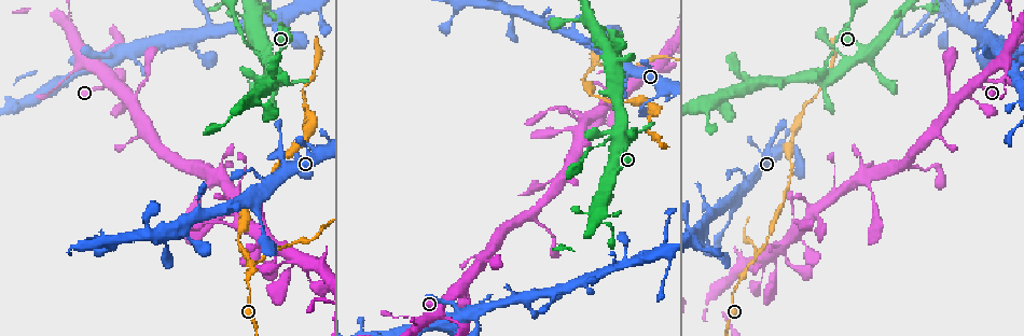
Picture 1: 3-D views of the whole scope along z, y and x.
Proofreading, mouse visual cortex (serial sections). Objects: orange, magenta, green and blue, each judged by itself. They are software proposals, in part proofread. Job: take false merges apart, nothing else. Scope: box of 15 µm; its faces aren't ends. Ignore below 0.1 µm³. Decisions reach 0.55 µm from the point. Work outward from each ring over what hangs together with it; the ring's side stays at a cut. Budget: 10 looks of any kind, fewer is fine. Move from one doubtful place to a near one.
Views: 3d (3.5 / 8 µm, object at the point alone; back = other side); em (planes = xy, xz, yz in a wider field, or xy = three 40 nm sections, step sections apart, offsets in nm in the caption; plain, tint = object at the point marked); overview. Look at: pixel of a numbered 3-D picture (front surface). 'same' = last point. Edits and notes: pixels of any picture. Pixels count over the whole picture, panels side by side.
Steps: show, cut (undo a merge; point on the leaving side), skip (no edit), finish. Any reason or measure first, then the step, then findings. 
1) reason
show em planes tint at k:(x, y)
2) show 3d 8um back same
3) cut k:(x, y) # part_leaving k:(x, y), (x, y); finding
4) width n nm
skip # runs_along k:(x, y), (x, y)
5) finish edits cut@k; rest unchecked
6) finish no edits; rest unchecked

sudden change in width
show 3d 3.5um at 1:(456, 321)

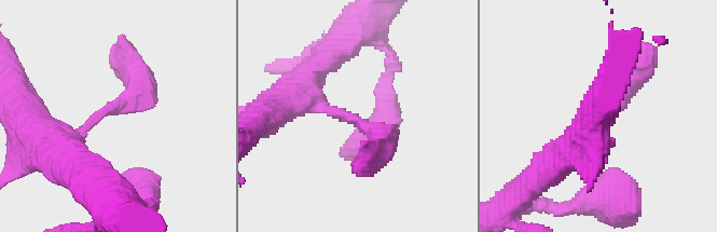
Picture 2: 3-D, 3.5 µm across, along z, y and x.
arm_widths 150, 400 nm
show em planes tint at 2:(122, 106)

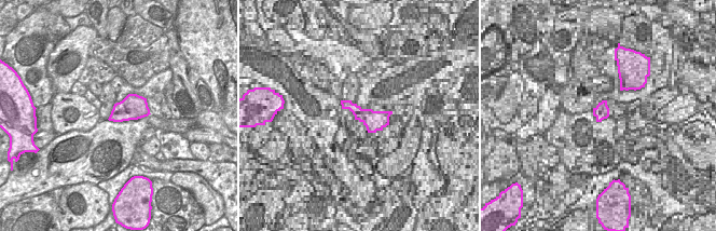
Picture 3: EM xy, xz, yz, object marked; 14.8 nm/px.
width 380 nm
skip # runs_along 2:(65, 140), (138, 91), (125, 51); one cell here

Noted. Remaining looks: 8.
thick turns thin
show 3d 3.5um at 1:(612, 133)

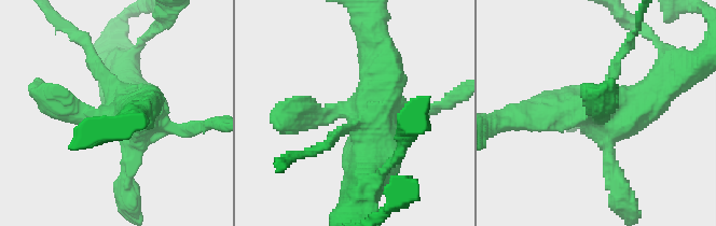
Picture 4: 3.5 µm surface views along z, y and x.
need the tissue
show em xy step 1 tint at 4:(360, 112)

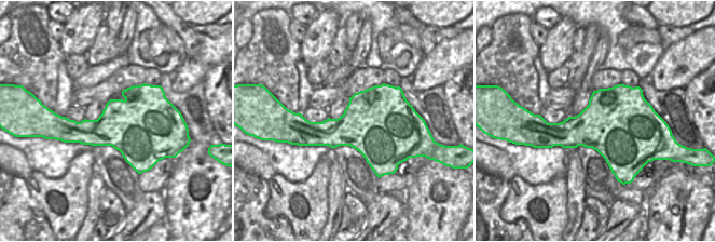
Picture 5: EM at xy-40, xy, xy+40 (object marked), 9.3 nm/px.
skip # all the same cell

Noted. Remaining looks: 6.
three arms meet
show 3d 3.5um at 1:(597, 62)

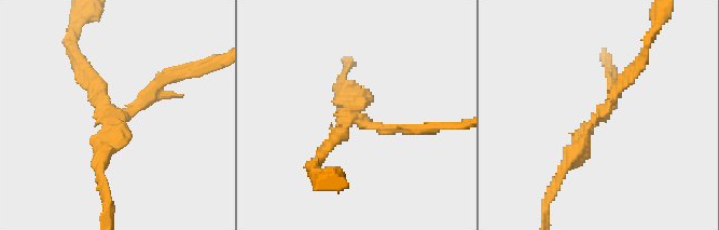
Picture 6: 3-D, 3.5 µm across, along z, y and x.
arms 3; arm_widths 150, 150, 200 nm; need the tissue
show em xy step 5 tint at 6:(108, 119)

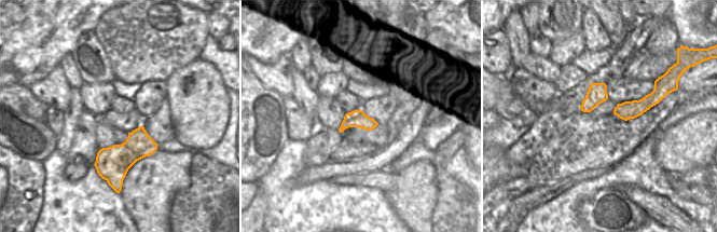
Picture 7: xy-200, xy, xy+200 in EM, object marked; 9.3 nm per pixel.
cut 6:(151, 99) # two cells meet here

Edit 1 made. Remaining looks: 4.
a fork
show 3d 3.5um at 1:(737, 200)

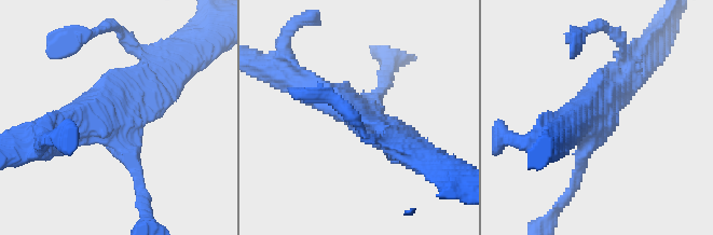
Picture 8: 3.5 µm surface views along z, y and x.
shape alone is not enough
show em xy step 3 tint at 8:(121, 113)

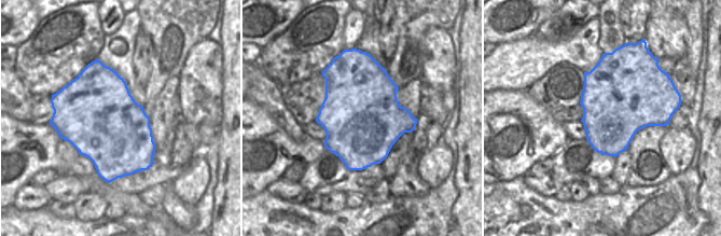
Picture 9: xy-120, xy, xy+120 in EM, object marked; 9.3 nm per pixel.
cut it another way
show em xy step 2 tint same

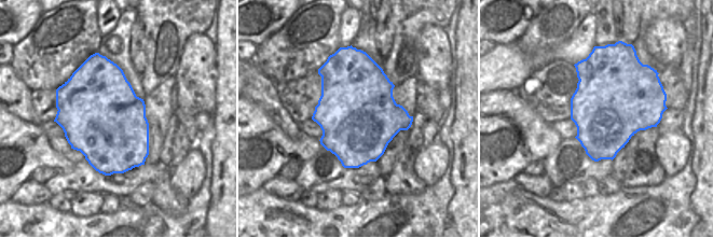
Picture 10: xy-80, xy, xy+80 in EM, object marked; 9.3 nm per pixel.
skip # runs_along 8:(413, 154), (357, 112), (301, 85); all the same cell

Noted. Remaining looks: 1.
finish edits cut@6; rest unchecked

